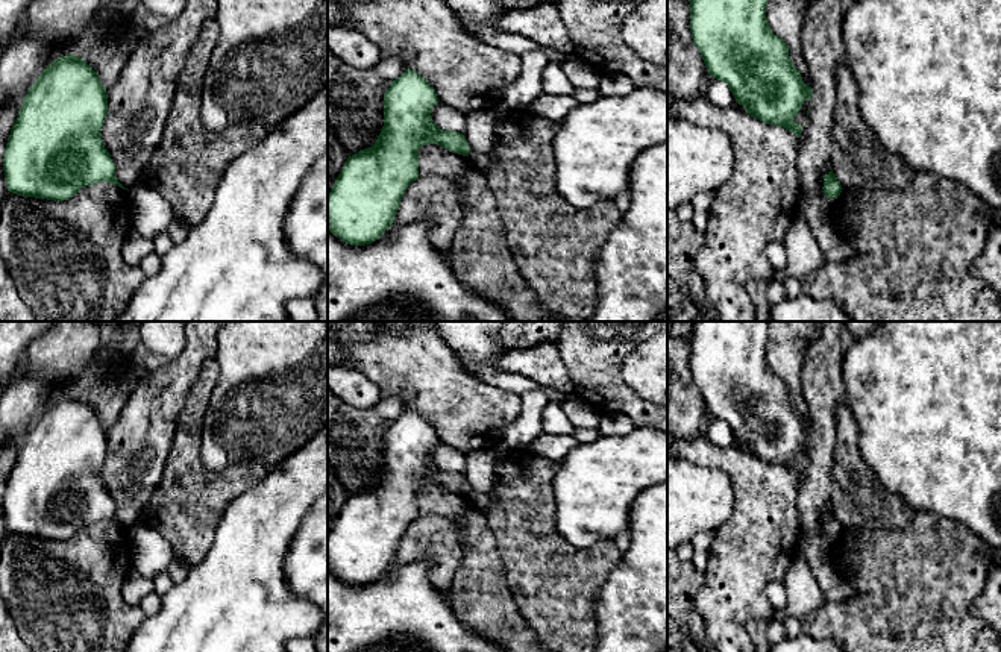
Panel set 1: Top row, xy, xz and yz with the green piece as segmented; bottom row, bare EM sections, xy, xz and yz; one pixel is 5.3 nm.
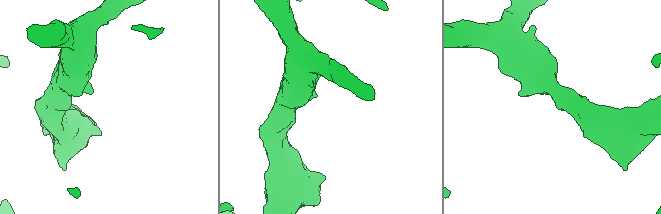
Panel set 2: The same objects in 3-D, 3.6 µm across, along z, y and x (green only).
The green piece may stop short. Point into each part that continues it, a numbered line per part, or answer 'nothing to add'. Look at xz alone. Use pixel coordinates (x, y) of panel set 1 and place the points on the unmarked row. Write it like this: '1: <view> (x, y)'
nothing to add

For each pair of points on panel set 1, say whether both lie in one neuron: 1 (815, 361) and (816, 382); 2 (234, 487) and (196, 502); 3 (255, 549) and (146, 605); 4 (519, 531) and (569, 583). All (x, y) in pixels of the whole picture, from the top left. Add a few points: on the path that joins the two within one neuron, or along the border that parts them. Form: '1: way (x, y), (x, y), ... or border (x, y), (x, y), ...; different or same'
1: way (816, 366), (816, 378); same
2: way (225, 487), (205, 493); same
3: border (161, 598), (161, 607), (146, 617); different
4: way (530, 543), (557, 570); same

